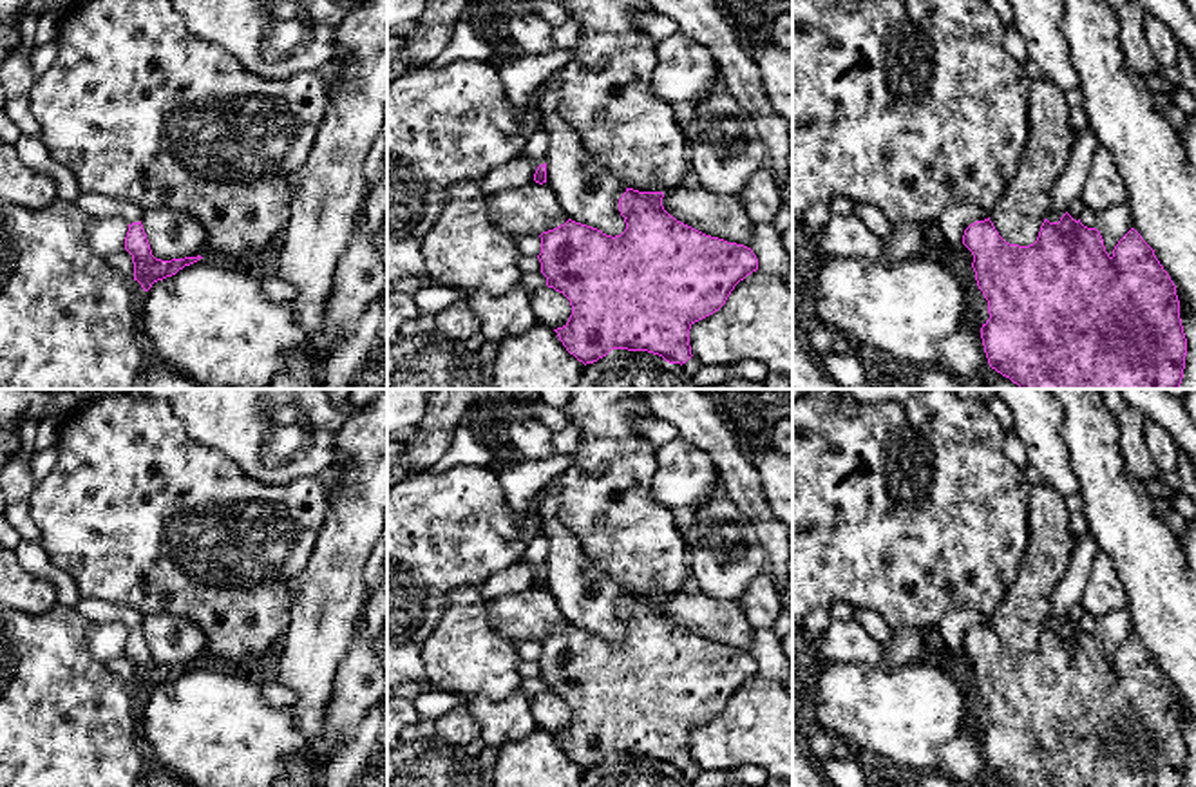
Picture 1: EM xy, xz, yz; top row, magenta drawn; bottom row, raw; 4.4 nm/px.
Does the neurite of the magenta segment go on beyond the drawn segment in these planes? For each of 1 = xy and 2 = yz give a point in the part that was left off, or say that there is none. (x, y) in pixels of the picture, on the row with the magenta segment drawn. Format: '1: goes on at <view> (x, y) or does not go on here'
1: does not go on here
2: does not go on here

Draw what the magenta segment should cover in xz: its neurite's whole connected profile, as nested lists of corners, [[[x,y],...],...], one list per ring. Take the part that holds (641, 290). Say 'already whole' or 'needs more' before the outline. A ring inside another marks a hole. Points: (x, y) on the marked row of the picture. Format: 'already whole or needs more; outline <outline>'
already whole; outline [[[626,188],[619,199],[626,230],[615,237],[572,219],[539,235],[537,259],[546,286],[563,293],[572,306],[568,322],[554,331],[584,365],[612,349],[648,351],[669,364],[686,364],[693,356],[691,326],[718,311],[735,286],[758,270],[751,248],[677,221],[664,210],[662,197],[662,192]]]

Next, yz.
already whole; outline [[[1068,212],[1058,223],[1044,219],[1030,246],[1006,242],[993,223],[977,221],[964,230],[975,280],[988,300],[990,318],[981,327],[992,369],[1019,389],[1178,389],[1183,378],[1187,338],[1180,318],[1176,286],[1154,250],[1131,228],[1109,255],[1096,228],[1087,228]]]

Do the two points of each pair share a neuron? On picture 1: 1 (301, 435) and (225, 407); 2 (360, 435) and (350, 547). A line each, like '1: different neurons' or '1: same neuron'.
1: same neuron
2: same neuron

